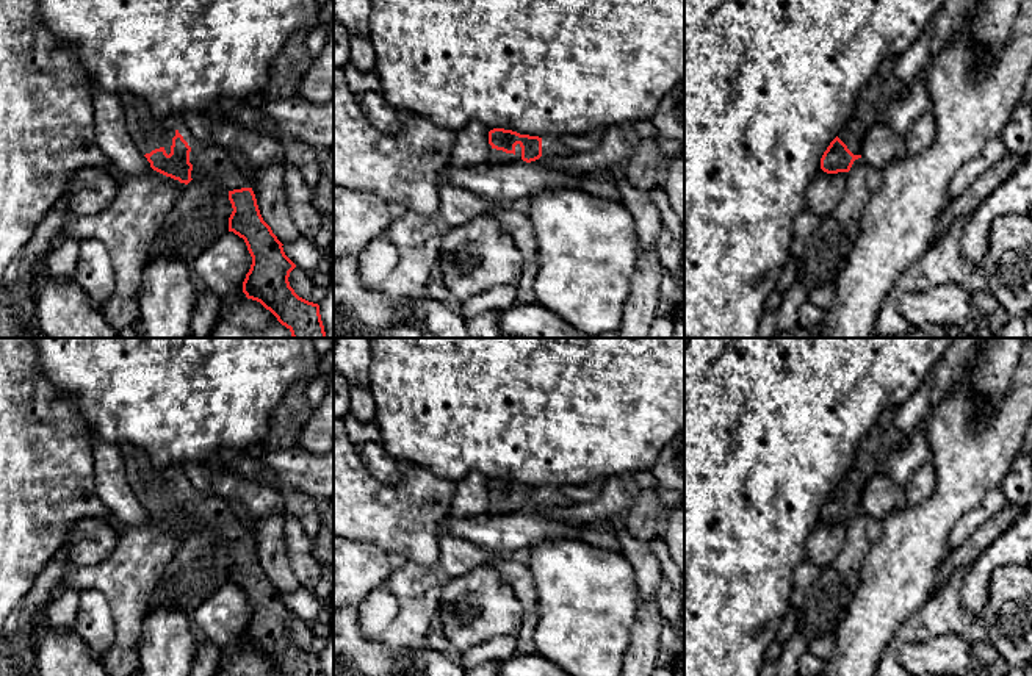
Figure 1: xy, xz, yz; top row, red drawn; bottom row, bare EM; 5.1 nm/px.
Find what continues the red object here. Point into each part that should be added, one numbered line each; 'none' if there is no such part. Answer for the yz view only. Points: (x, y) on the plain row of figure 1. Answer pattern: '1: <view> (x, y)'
1: yz (884, 438)

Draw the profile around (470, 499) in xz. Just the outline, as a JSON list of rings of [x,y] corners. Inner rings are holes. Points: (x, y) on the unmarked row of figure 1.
[[[470,473],[457,482],[449,516],[478,518],[489,513],[489,479],[481,473]]]

